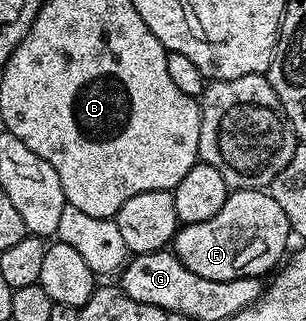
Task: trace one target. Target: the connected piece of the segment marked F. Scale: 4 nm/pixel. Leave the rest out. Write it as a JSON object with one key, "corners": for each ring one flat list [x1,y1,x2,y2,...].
{"corners":[[233,190,211,220,182,225,173,237,171,249,191,272,206,280,261,278,286,257,289,238,289,221,272,194,265,190]]}

